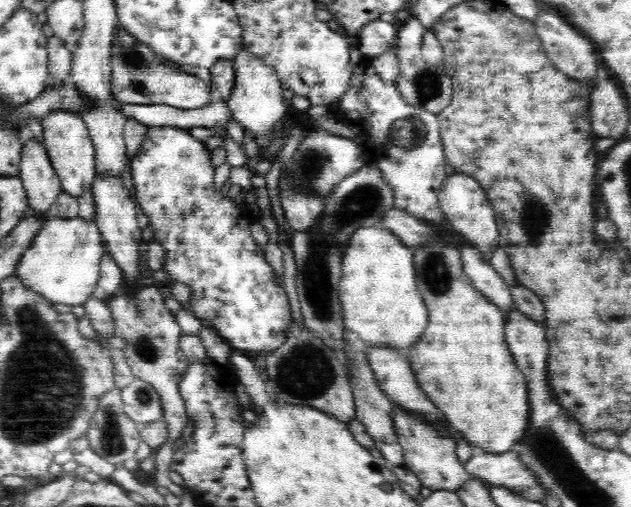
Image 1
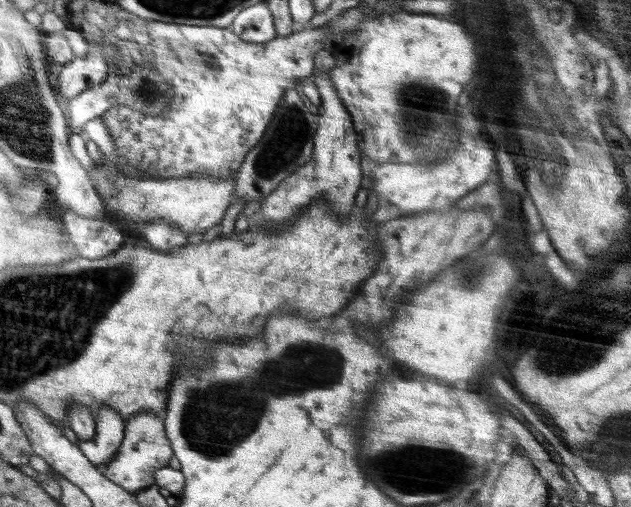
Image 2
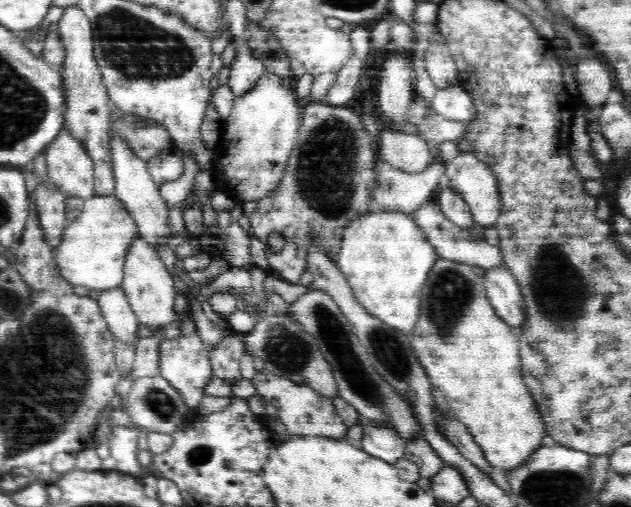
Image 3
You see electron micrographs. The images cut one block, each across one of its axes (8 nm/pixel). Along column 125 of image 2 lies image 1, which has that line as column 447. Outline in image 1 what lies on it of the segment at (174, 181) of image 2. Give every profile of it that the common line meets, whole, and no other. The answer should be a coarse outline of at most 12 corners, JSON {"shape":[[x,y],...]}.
{"shape":[[450,175],[439,194],[448,224],[489,255],[499,244],[479,180]]}

